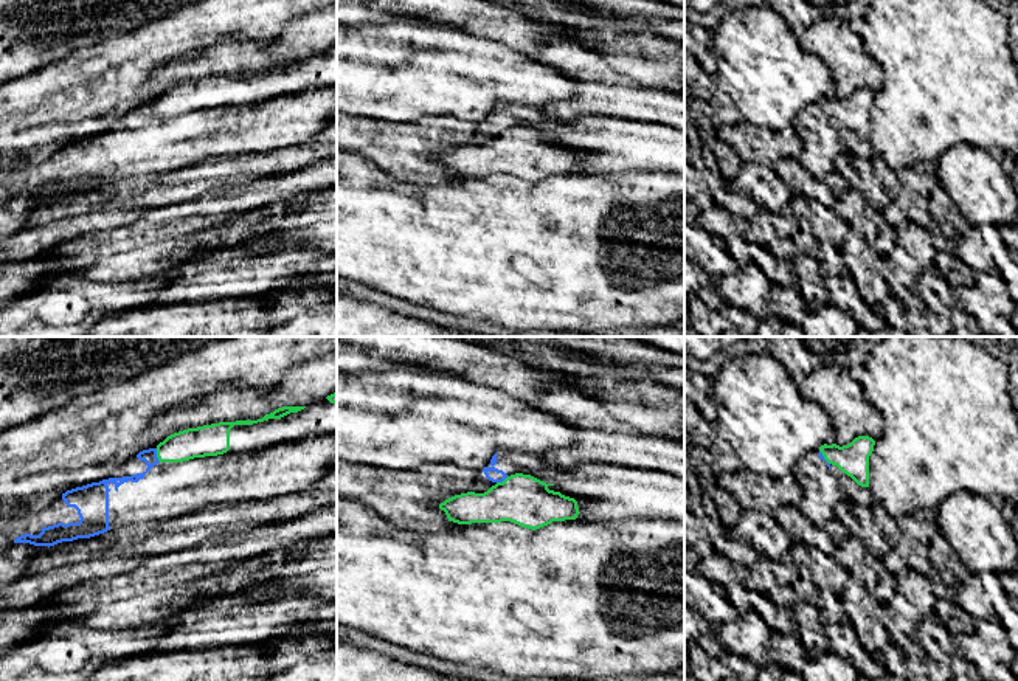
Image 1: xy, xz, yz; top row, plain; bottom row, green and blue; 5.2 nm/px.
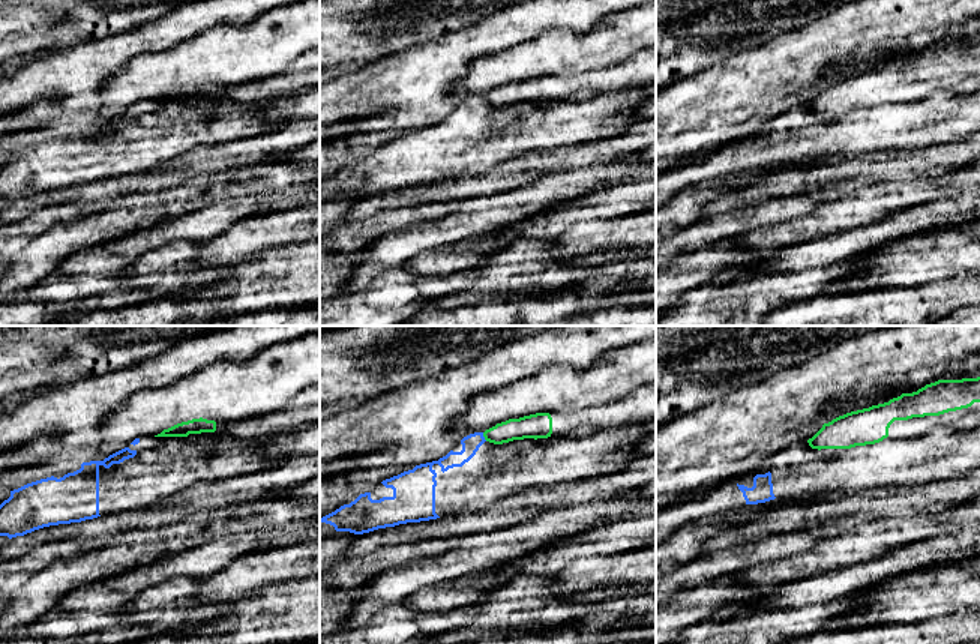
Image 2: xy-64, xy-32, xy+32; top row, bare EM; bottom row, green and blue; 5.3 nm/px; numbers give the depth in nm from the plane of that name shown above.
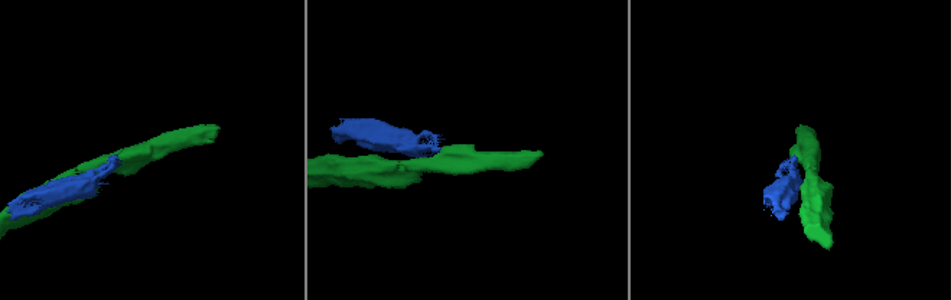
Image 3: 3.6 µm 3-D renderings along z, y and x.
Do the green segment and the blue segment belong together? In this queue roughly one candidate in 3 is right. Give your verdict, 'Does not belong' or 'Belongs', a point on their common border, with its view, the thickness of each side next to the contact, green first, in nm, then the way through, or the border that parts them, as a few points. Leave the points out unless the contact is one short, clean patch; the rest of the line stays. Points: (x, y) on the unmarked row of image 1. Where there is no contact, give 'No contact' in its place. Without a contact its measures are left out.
Does not belong. Touches green at xy (157, 107). Thickness 160 nm (green) against 80 nm. Boundary: xy (155, 101), (155, 109), (160, 114)

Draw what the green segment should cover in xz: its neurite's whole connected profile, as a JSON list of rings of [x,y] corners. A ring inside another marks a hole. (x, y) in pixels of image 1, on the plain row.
[[[515,126],[484,146],[467,144],[439,157],[448,174],[458,177],[511,174],[521,180],[540,181],[552,174],[576,172],[577,154],[531,127]]]

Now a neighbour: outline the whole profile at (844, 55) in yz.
[[[822,17],[805,28],[798,40],[802,51],[826,64],[836,98],[847,98],[858,88],[880,92],[881,65],[867,54],[864,42],[847,22]]]

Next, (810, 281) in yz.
[[[798,253],[791,267],[798,276],[798,290],[801,301],[809,310],[819,310],[829,304],[827,289],[824,285],[824,275],[821,273],[819,261],[813,259],[805,253]]]

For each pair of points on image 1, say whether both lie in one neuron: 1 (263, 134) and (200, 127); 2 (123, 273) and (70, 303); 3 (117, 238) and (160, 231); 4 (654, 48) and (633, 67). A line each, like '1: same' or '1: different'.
1: same
2: different
3: same
4: same

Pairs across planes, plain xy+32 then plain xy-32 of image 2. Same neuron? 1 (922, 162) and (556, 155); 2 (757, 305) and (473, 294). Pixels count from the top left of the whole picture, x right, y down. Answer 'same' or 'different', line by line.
1: same
2: different

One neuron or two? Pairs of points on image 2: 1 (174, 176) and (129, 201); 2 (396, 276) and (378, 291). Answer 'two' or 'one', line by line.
1: one
2: one

